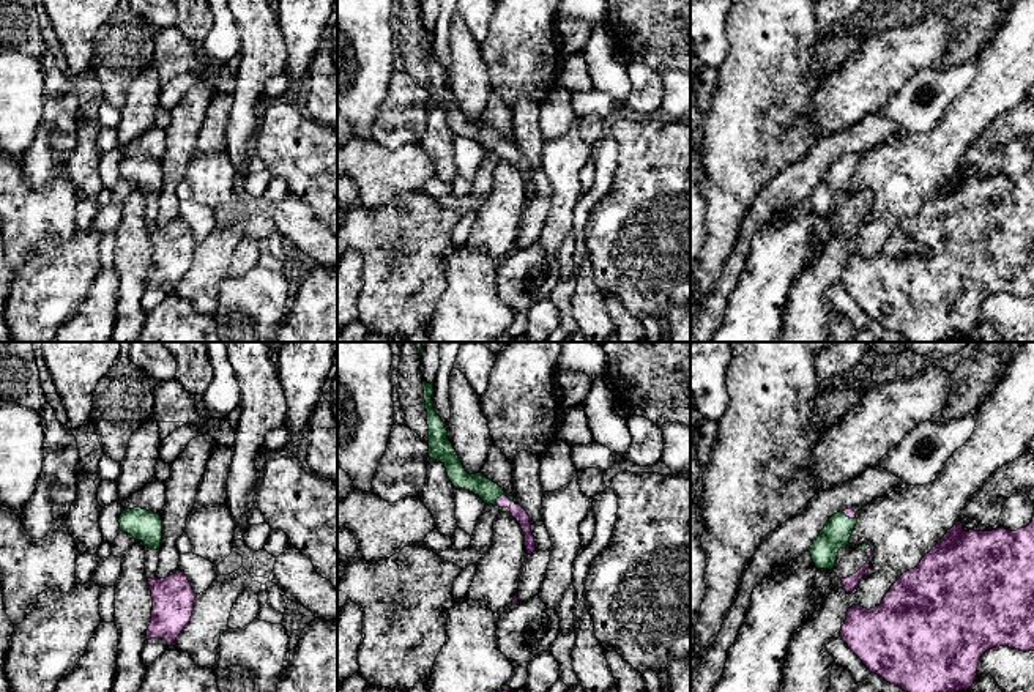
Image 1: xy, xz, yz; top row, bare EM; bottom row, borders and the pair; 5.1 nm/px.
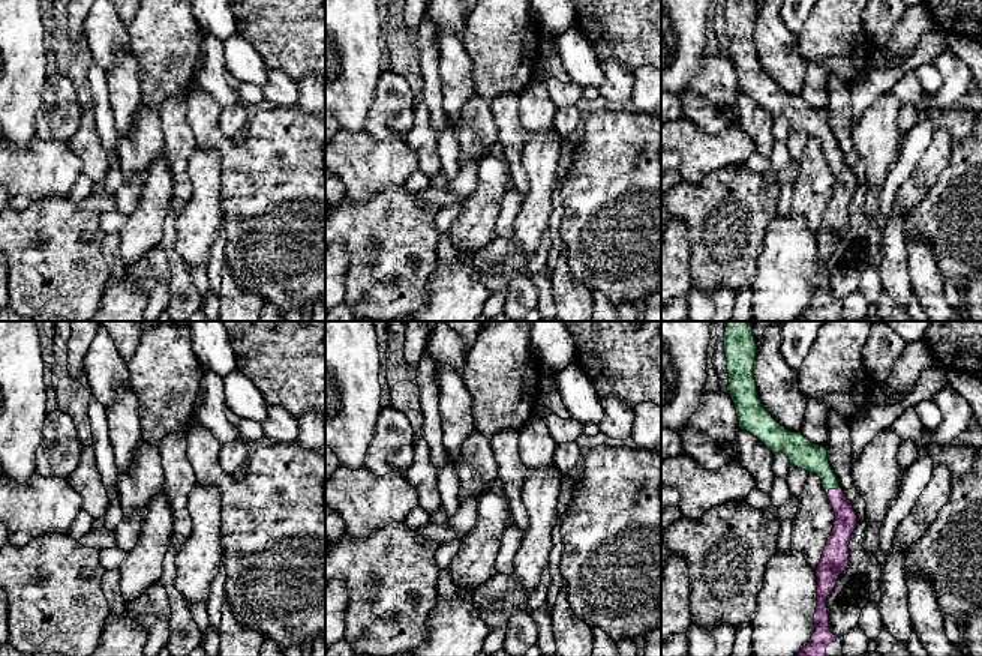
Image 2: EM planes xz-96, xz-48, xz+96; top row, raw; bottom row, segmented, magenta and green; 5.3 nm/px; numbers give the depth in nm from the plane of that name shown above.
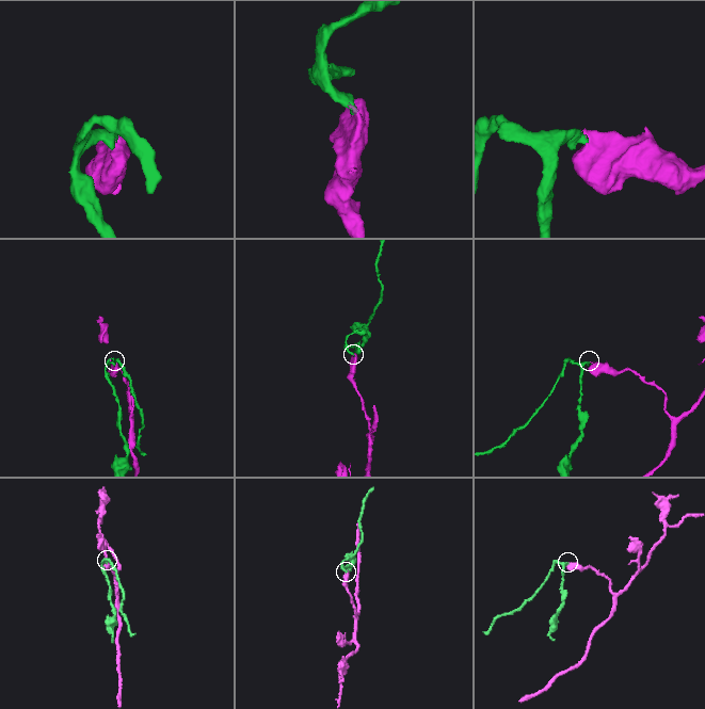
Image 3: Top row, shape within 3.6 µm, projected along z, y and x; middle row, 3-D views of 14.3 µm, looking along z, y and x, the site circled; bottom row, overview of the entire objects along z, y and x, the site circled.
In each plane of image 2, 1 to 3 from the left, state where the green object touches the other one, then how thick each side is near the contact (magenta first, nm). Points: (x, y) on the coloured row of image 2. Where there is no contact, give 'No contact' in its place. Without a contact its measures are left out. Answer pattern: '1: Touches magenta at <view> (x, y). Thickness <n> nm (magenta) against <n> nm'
1: No contact
2: No contact
3: Touches magenta at xz+96 (832, 490). Thickness 120 nm (magenta) against 160 nm

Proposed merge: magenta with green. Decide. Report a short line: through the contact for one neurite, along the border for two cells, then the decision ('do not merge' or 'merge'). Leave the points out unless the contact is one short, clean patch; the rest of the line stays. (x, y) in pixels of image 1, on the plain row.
xz (517, 158), (503, 141), (487, 137) | merge

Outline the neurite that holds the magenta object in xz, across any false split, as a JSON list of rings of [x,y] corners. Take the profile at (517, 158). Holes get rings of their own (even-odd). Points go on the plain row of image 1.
[[[422,27],[422,35],[429,73],[429,104],[444,112],[448,125],[456,136],[470,137],[487,151],[509,154],[512,164],[520,170],[525,180],[526,200],[531,202],[536,197],[536,189],[531,180],[530,162],[520,151],[514,150],[514,143],[509,143],[497,129],[487,126],[481,118],[476,121],[465,118],[452,90],[448,87],[444,69],[433,55],[433,30]]]

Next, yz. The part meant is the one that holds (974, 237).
[[[1034,164],[1028,173],[1017,178],[1006,175],[996,175],[991,178],[965,178],[963,170],[958,167],[950,177],[947,177],[938,191],[924,202],[914,216],[900,222],[900,225],[884,241],[880,252],[870,257],[861,252],[848,255],[840,284],[872,320],[876,320],[887,329],[902,334],[909,342],[939,342],[968,337],[974,331],[982,301],[991,295],[1009,293],[1020,298],[1034,298]]]

